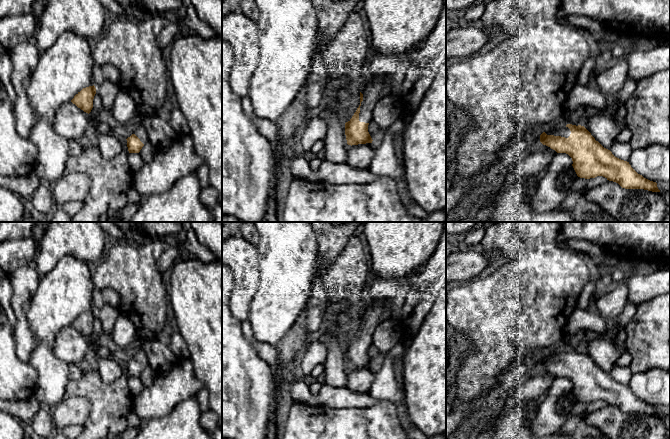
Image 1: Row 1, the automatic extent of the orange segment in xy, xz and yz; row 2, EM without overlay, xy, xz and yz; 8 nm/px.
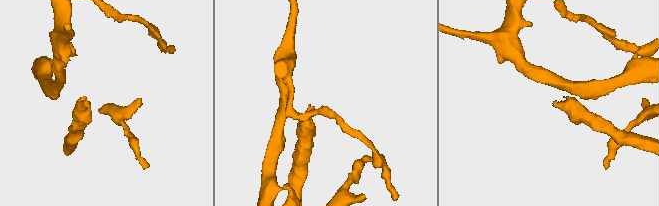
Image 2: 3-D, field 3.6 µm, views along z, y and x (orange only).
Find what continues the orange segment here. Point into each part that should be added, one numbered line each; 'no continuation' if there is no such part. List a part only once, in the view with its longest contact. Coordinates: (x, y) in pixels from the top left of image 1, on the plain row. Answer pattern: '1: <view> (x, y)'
1: xz (374, 312)

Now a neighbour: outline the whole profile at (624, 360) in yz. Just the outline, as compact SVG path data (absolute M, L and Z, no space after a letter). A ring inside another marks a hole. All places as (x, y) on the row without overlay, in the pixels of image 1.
M625 351L621 353L621 355L618 357L616 365L620 367L630 367L631 360L632 360L631 354L628 351Z

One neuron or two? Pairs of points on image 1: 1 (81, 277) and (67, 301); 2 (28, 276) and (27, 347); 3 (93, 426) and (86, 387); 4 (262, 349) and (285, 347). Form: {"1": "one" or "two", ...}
{"1": "one", "2": "one", "3": "one", "4": "two"}

